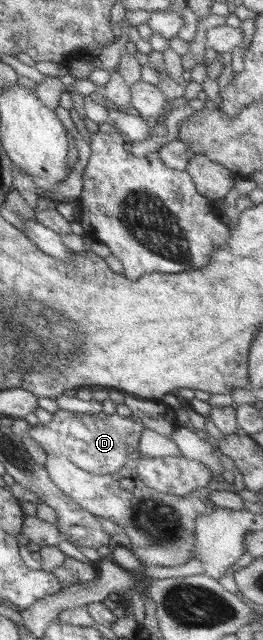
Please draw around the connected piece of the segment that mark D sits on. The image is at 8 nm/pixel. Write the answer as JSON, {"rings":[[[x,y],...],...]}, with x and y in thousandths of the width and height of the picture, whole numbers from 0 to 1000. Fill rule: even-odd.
{"rings":[[[224,639],[209,644],[190,663],[144,661],[118,667],[103,677],[114,686],[144,692],[179,709],[171,727],[186,748],[243,770],[266,777],[281,788],[293,788],[312,797],[354,803],[373,811],[403,811],[441,820],[456,820],[464,828],[494,841],[487,858],[517,867],[540,880],[540,888],[570,883],[608,883],[608,886],[662,886],[692,883],[722,877],[730,856],[745,850],[738,838],[738,814],[745,808],[802,802],[817,791],[791,783],[791,773],[806,767],[875,767],[905,770],[932,764],[924,747],[897,734],[890,723],[856,714],[821,700],[814,702],[776,681],[722,670],[681,666],[662,672],[654,686],[673,697],[681,708],[707,719],[745,720],[772,725],[791,734],[806,736],[802,752],[757,764],[738,764],[726,770],[696,777],[616,772],[567,764],[521,748],[513,742],[513,728],[529,717],[529,688],[551,667],[540,658],[506,652],[456,650],[449,645],[426,647],[293,647]],[[464,747],[498,748],[517,755],[517,761],[502,767],[475,767],[452,758]]]}

